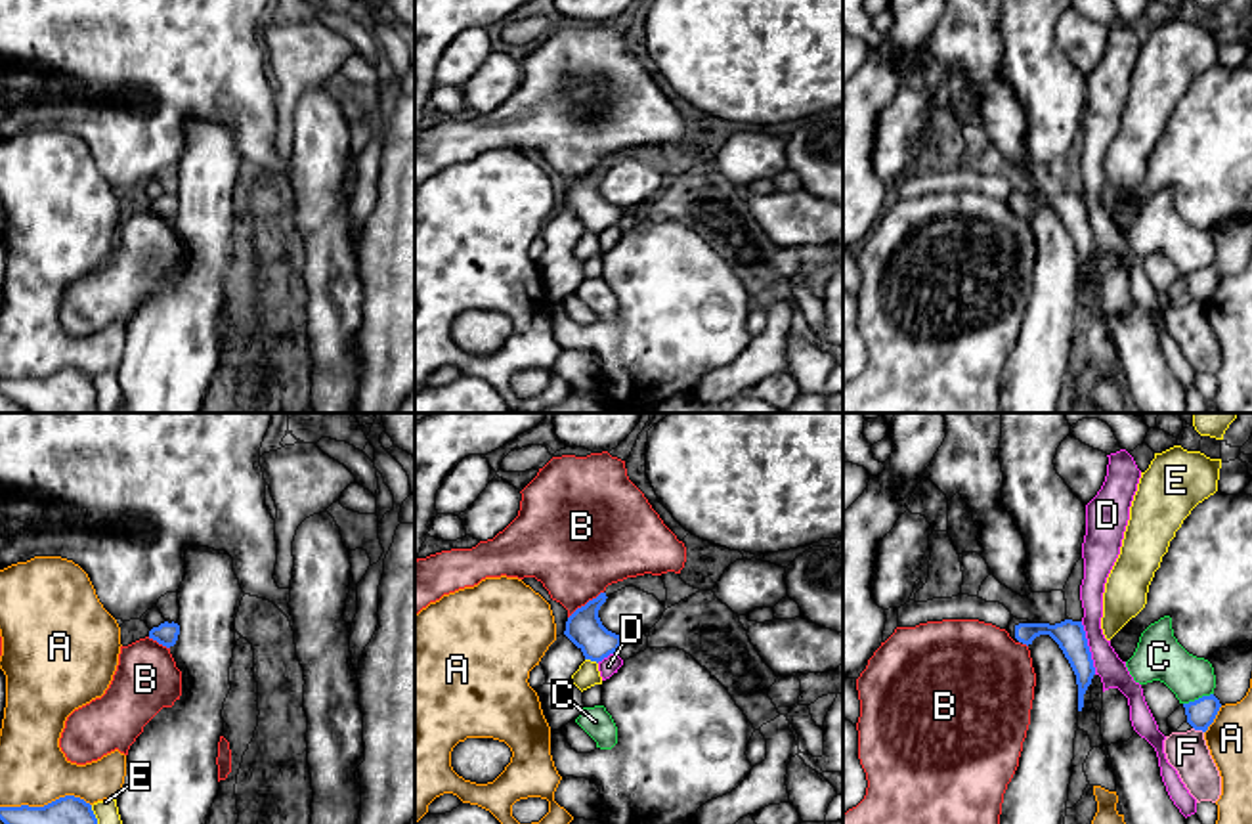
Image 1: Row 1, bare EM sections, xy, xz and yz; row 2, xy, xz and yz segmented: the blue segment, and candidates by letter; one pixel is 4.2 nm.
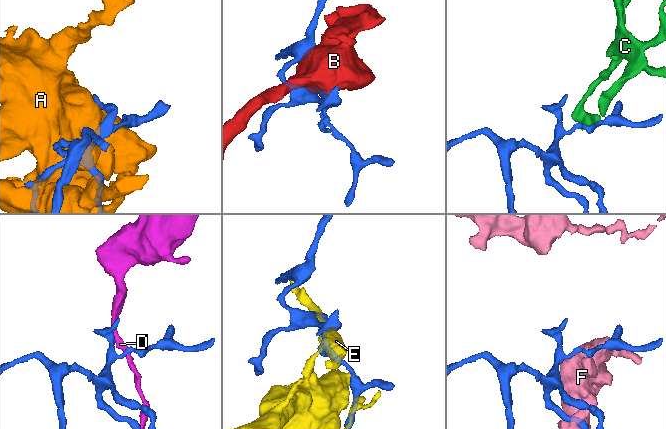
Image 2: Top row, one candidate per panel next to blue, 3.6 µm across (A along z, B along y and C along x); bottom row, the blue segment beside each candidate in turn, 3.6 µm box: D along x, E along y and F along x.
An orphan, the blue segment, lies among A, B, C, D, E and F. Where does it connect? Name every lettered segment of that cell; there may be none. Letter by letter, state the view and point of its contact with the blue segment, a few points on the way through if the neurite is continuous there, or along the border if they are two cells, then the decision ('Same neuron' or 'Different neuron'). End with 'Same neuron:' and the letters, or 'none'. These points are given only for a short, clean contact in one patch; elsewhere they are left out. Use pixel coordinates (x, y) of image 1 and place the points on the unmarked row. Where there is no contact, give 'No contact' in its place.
A: Touches blue at xy (44, 377). Different neuron
B: Touches blue at xz (587, 174). Different neuron
C: Touches blue at yz (1199, 270). Boundary: yz (1212, 264), (1184, 276). Different neuron
D: Touches blue at yz (1088, 220). Boundary: yz (1080, 194), (1096, 245). Different neuron
E: Touches blue at xz (591, 232). Different neuron
F: Touches blue at yz (1199, 301). Different neuron
Same neuron: none

